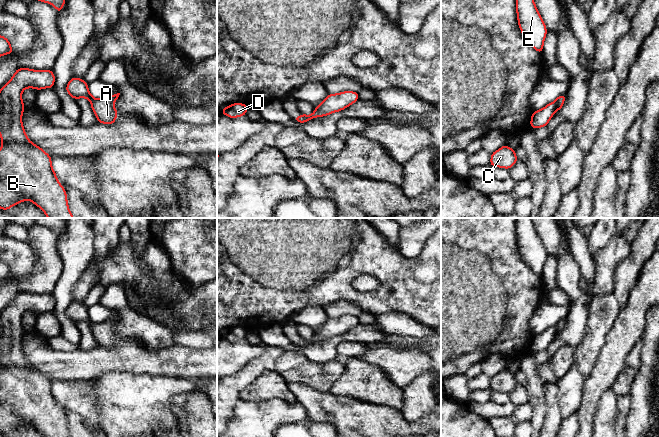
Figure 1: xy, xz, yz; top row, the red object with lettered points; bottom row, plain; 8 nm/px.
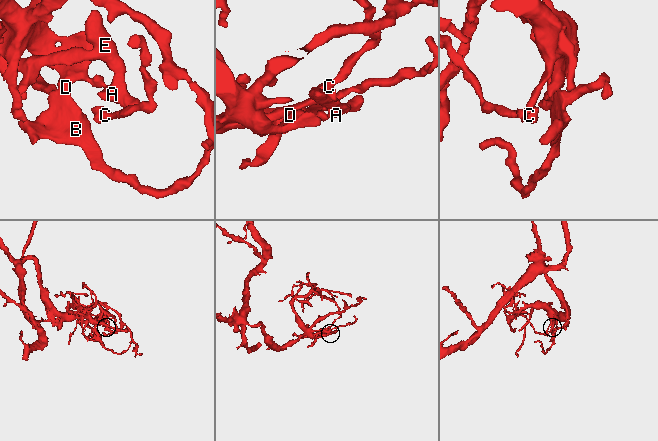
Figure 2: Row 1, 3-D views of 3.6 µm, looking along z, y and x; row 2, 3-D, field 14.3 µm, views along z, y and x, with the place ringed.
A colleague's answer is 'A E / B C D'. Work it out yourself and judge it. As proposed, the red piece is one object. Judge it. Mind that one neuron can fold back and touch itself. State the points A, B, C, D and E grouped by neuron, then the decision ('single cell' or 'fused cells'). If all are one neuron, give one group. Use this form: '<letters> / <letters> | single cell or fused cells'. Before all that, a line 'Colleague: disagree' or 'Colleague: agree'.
Colleague: disagree
A B C D E | single cell

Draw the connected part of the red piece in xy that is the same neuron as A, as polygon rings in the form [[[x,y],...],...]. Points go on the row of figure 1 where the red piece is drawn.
[[[72,77],[68,82],[66,91],[75,100],[78,98],[88,99],[98,122],[108,125],[115,123],[119,113],[115,109],[114,102],[118,99],[120,93],[96,99],[88,90],[88,83],[76,77]]]

